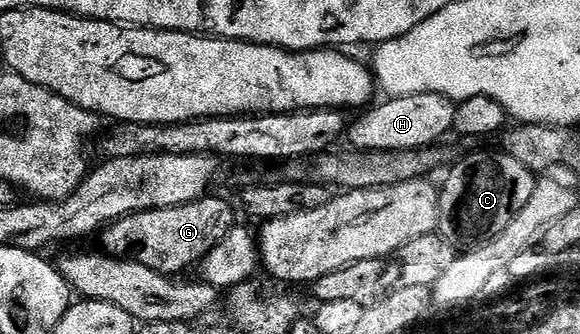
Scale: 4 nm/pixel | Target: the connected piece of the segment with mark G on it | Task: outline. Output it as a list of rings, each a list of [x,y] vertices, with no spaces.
[[[213,198],[196,199],[193,203],[171,209],[140,211],[110,223],[103,231],[104,254],[114,255],[117,259],[134,259],[136,263],[147,265],[147,269],[155,269],[155,273],[170,277],[180,276],[180,271],[188,267],[196,268],[235,226],[232,205],[225,199]]]

